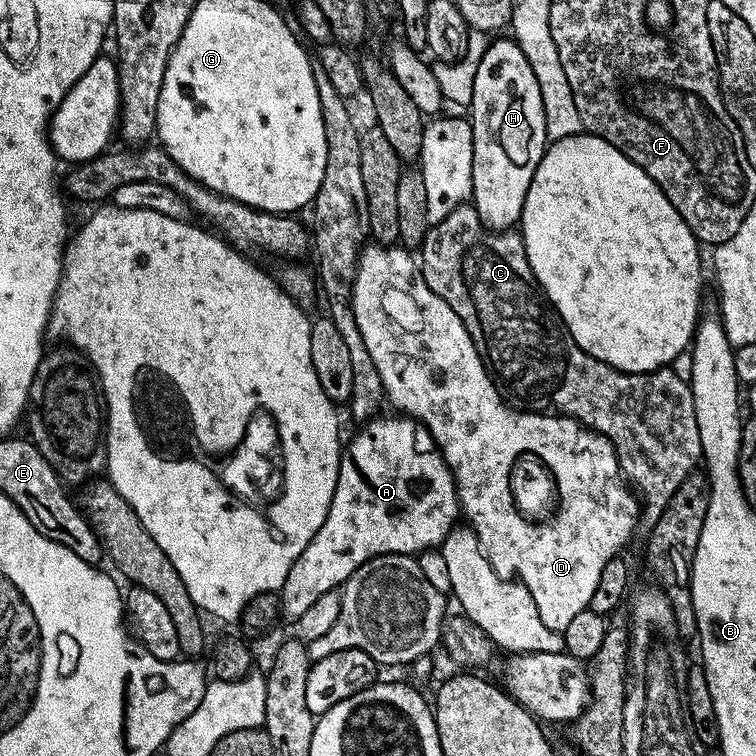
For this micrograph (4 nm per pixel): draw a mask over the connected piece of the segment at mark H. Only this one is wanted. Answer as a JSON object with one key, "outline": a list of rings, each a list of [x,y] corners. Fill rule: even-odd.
{"outline":[[[493,39],[489,43],[487,51],[480,59],[478,70],[471,73],[470,76],[470,79],[472,79],[472,116],[470,115],[472,126],[472,195],[470,203],[480,215],[480,222],[484,227],[492,229],[493,232],[506,232],[515,229],[520,223],[522,206],[526,202],[526,190],[530,190],[534,170],[538,170],[538,162],[544,157],[544,149],[548,147],[550,141],[546,130],[546,114],[543,113],[542,91],[539,90],[538,80],[534,76],[534,70],[531,69],[530,62],[527,61],[526,55],[516,44],[515,39],[495,40]]]}

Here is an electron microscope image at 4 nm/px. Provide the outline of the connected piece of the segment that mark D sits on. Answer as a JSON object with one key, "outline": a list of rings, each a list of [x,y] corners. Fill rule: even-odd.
{"outline":[[[369,243],[361,251],[360,261],[356,263],[356,277],[352,280],[352,309],[354,310],[354,318],[358,322],[358,330],[362,330],[362,342],[366,342],[366,350],[370,350],[370,358],[374,358],[374,366],[378,366],[378,374],[382,378],[385,397],[390,401],[390,404],[392,400],[393,406],[396,407],[393,409],[399,410],[409,418],[419,420],[428,431],[440,457],[444,459],[448,464],[448,469],[452,471],[452,476],[456,480],[456,496],[460,500],[460,511],[463,519],[469,520],[465,521],[476,533],[480,548],[484,551],[484,557],[499,576],[515,578],[523,584],[530,594],[530,598],[534,598],[534,606],[538,606],[540,621],[550,630],[563,634],[566,626],[570,626],[570,622],[576,615],[589,611],[594,598],[594,589],[598,587],[598,577],[602,575],[602,566],[606,566],[606,562],[610,562],[610,558],[619,556],[625,551],[623,548],[627,546],[628,539],[636,532],[636,523],[641,523],[642,520],[641,501],[620,470],[620,463],[616,457],[614,446],[599,432],[584,427],[580,421],[572,416],[521,410],[519,407],[516,407],[517,409],[511,408],[507,404],[509,401],[502,395],[481,349],[470,338],[462,318],[458,318],[455,310],[445,300],[438,298],[438,294],[434,294],[434,290],[430,290],[430,286],[426,286],[426,278],[420,273],[417,257],[411,251],[401,250],[396,246]],[[520,452],[536,452],[536,456],[540,456],[540,460],[548,460],[548,464],[552,464],[552,472],[556,472],[556,480],[560,480],[560,492],[564,492],[564,512],[560,512],[560,516],[556,516],[556,520],[552,520],[552,524],[544,524],[544,528],[532,528],[532,522],[524,524],[524,520],[520,520],[520,516],[516,516],[516,512],[512,512],[512,496],[508,496],[508,468],[512,468],[512,460],[516,460],[516,456],[520,456]]]}

